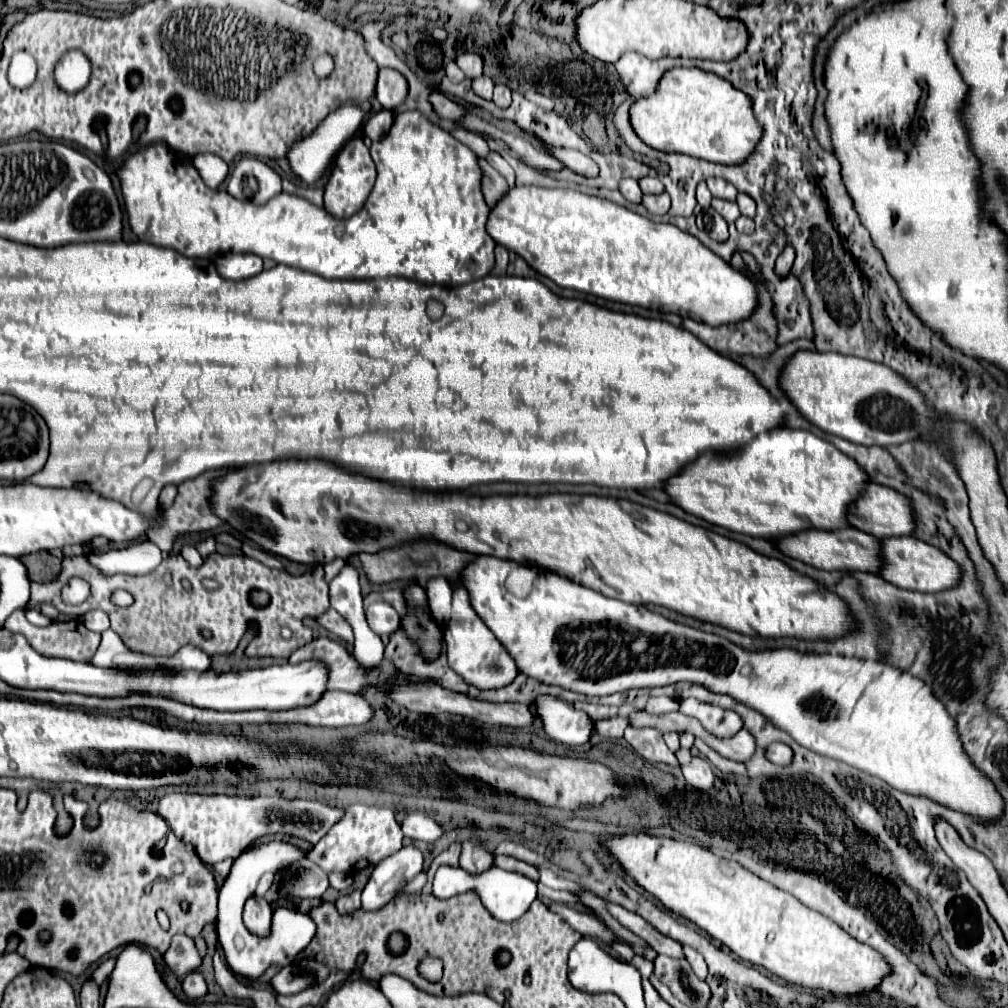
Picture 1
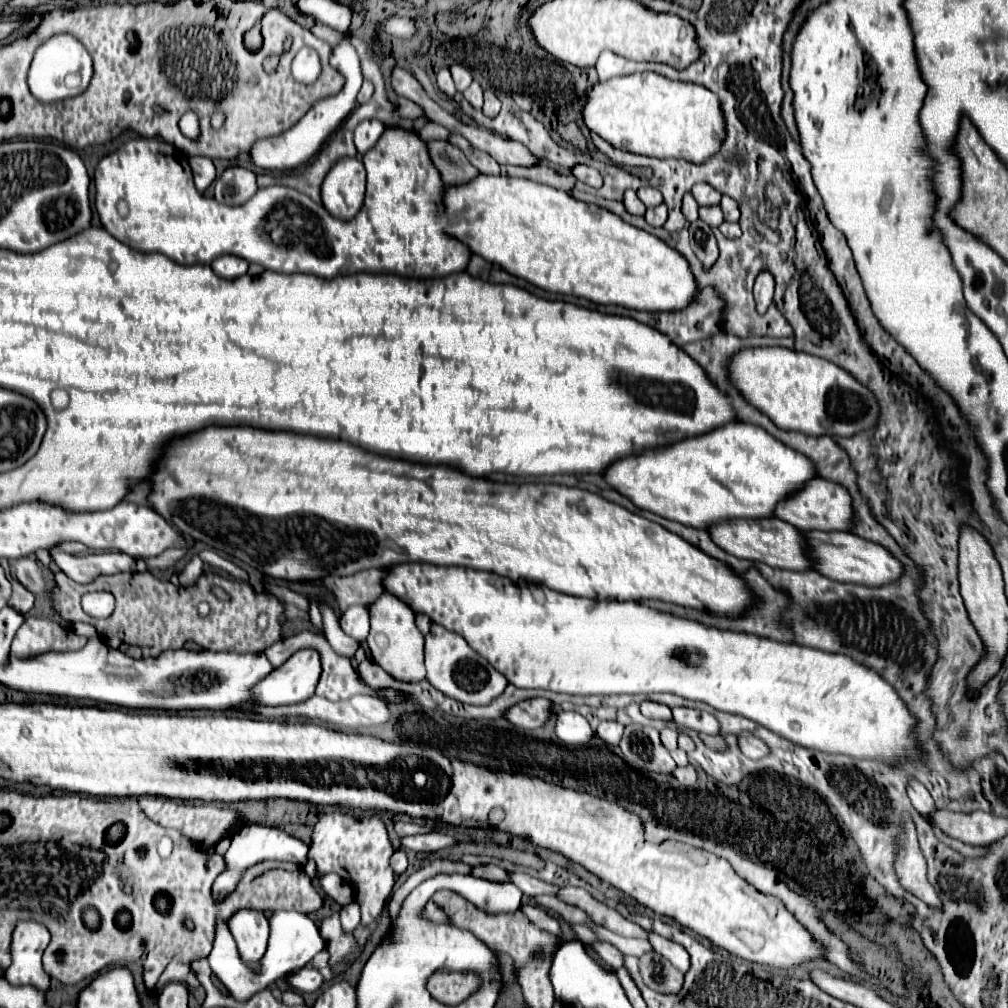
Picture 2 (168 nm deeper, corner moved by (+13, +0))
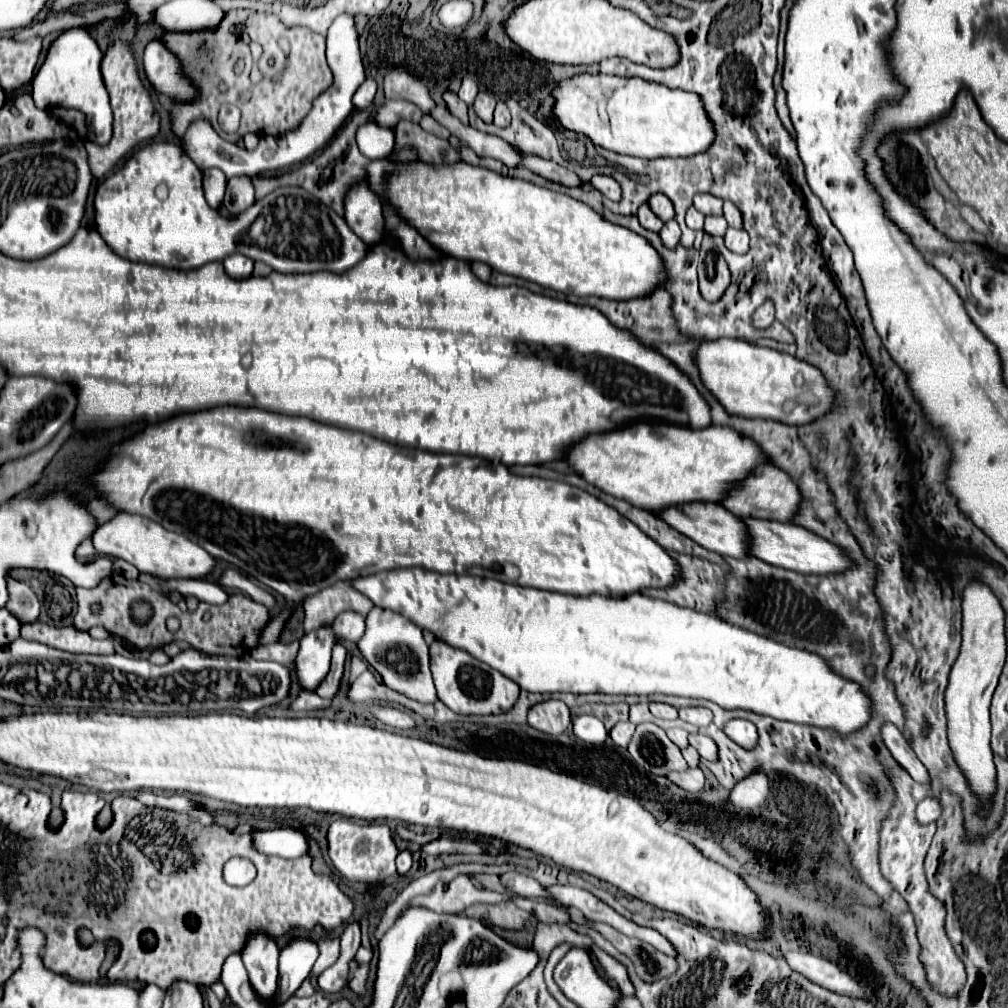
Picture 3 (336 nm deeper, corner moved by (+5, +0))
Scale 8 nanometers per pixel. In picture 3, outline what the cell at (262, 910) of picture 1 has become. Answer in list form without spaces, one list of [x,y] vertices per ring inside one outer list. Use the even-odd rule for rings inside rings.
[[[266,934],[250,936],[242,950],[250,984],[262,1000],[270,1000],[278,988],[278,946]]]

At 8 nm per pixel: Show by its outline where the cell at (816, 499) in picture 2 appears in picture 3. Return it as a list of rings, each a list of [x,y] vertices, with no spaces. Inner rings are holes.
[[[762,464],[762,468],[758,468],[758,472],[754,476],[750,476],[750,480],[744,480],[742,488],[734,488],[734,492],[730,492],[730,496],[726,496],[726,500],[722,500],[722,506],[728,512],[732,512],[734,516],[788,522],[796,514],[800,500],[802,500],[802,496],[786,472],[782,472],[780,468],[776,468],[772,464]]]

